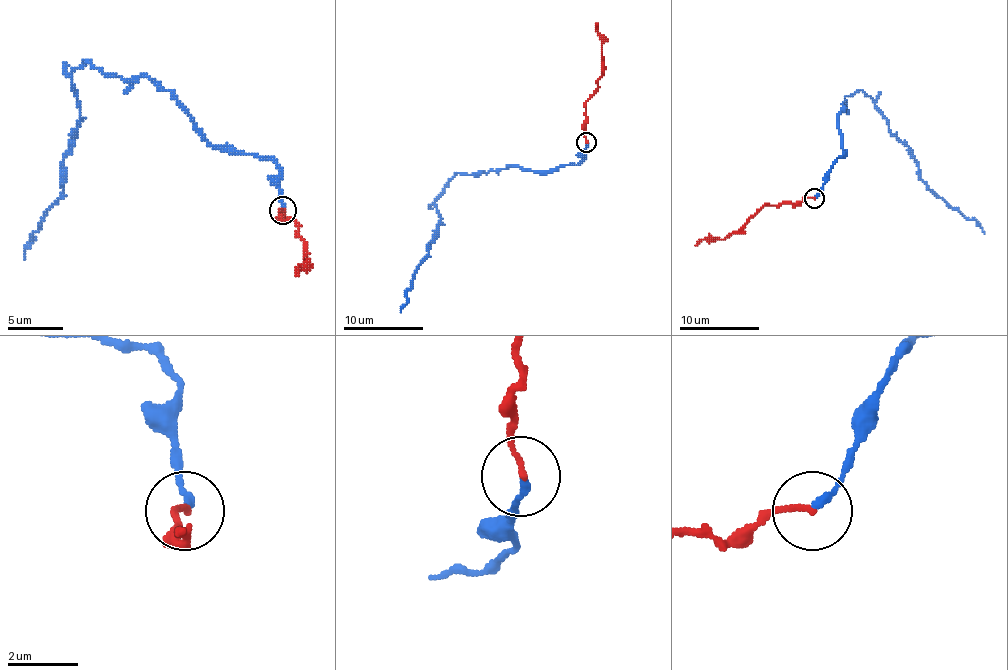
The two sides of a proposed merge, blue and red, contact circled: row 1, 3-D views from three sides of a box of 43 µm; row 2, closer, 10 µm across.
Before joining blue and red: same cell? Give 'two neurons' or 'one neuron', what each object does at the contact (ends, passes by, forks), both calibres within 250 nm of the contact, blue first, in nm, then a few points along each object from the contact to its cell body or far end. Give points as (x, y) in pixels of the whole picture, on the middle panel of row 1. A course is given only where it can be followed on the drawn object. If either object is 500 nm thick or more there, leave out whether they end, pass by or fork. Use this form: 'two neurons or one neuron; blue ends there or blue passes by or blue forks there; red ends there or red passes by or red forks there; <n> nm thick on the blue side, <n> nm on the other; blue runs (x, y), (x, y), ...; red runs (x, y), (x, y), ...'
one neuron; blue ends there; red ends there; 200 nm thick on the blue side, 150 nm on the other; blue runs (586, 143), (576, 165), (536, 170), (508, 165), (488, 172), (456, 172), (434, 200), (440, 224), (400, 312); red runs (586, 143), (586, 101), (594, 91), (604, 65), (602, 35), (596, 23)

